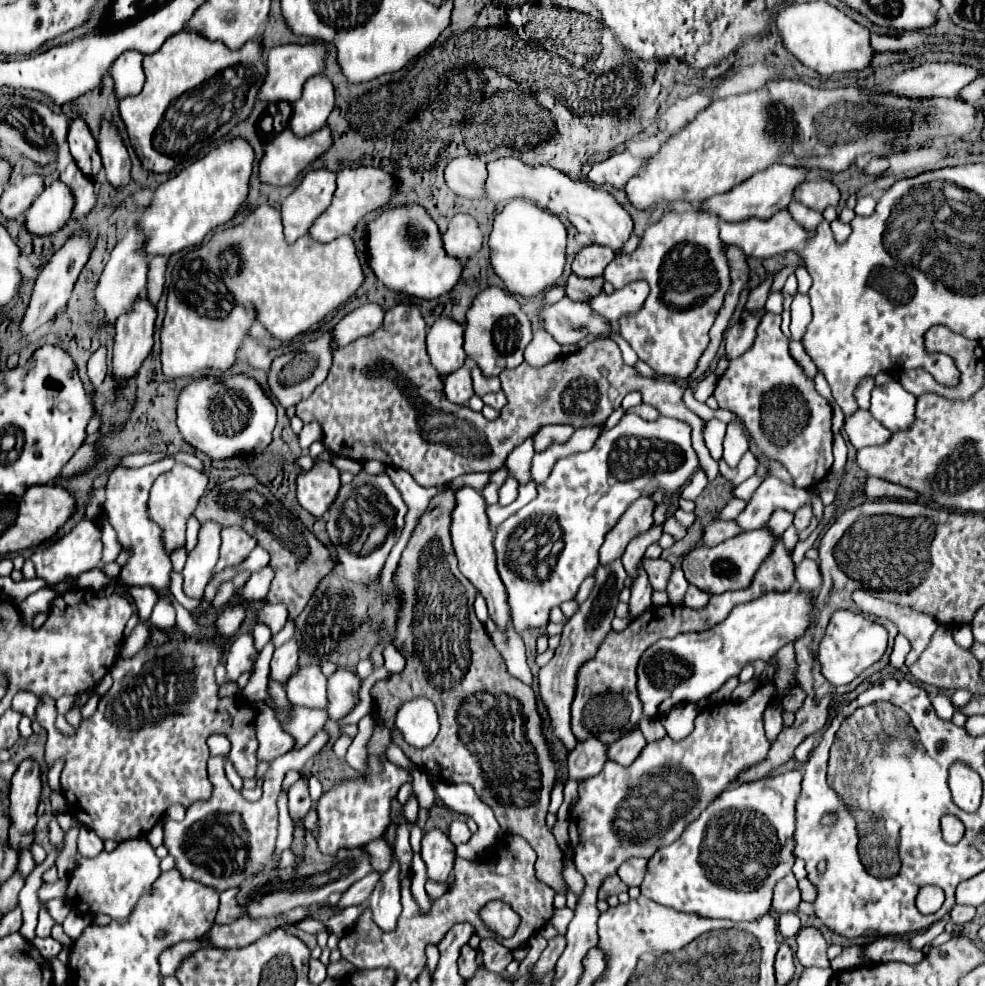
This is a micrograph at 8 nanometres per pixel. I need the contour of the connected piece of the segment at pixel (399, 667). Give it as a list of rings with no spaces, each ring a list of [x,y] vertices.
[[[387,645],[385,651],[383,651],[383,667],[389,671],[389,673],[399,673],[405,669],[405,657],[401,655],[401,649],[399,647],[393,647],[393,645]]]

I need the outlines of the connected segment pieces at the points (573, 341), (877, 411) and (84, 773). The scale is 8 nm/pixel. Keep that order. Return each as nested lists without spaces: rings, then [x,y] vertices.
[[[563,297],[561,301],[557,303],[539,303],[539,301],[529,301],[523,305],[523,309],[527,309],[529,313],[529,319],[533,319],[533,315],[537,313],[541,317],[541,329],[545,329],[547,333],[551,333],[551,337],[559,343],[559,345],[577,345],[579,341],[587,339],[589,335],[593,335],[595,339],[611,339],[611,335],[619,333],[619,325],[617,323],[611,323],[611,321],[605,321],[605,317],[593,313],[593,309],[589,307],[587,301],[583,303],[573,303],[571,299]]]
[[[889,381],[883,387],[875,387],[871,391],[871,415],[891,431],[911,429],[911,425],[915,423],[915,405],[917,405],[917,397],[905,391],[899,381]]]
[[[227,605],[219,611],[213,635],[207,639],[195,639],[181,631],[179,627],[163,629],[169,637],[163,645],[147,645],[133,657],[117,659],[111,667],[113,687],[103,695],[99,701],[97,711],[81,721],[73,735],[65,735],[55,727],[55,713],[49,703],[53,699],[43,699],[37,705],[37,721],[41,727],[47,729],[47,743],[45,743],[45,763],[53,767],[57,759],[65,759],[61,771],[61,789],[63,795],[69,799],[69,811],[77,815],[77,821],[95,831],[103,841],[115,839],[135,839],[147,835],[153,825],[161,819],[165,809],[173,803],[181,803],[185,807],[207,801],[213,791],[213,783],[207,777],[207,737],[211,733],[223,733],[231,741],[231,755],[229,761],[235,765],[235,771],[241,779],[251,777],[255,779],[257,773],[257,711],[251,703],[247,703],[241,695],[237,697],[219,697],[219,685],[215,681],[215,669],[221,663],[223,651],[227,641],[239,631],[245,619],[243,605]]]

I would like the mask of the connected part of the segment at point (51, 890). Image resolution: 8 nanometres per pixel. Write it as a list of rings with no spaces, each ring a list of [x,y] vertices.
[[[61,873],[61,879],[57,883],[43,883],[37,891],[39,901],[49,901],[49,899],[63,899],[67,889],[67,875]]]

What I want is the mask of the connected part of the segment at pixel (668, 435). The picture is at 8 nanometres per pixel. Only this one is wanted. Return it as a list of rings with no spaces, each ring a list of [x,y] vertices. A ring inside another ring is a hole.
[[[625,413],[623,419],[613,429],[603,431],[593,449],[557,459],[547,481],[537,487],[539,489],[537,499],[533,499],[515,515],[505,519],[495,533],[493,545],[497,551],[497,571],[507,587],[507,599],[515,631],[547,625],[551,607],[561,605],[575,597],[579,585],[599,565],[599,547],[603,545],[607,531],[619,521],[629,503],[633,503],[641,495],[653,495],[657,487],[663,487],[667,495],[677,491],[691,477],[697,465],[699,459],[691,447],[691,427],[687,427],[687,423],[669,417],[659,417],[657,421],[651,423],[643,421],[635,413]],[[527,543],[543,543],[543,549],[537,547],[533,553],[529,553]],[[541,551],[543,561],[537,563],[535,559],[537,555],[541,555]],[[537,565],[541,567],[541,571],[535,569]]]

